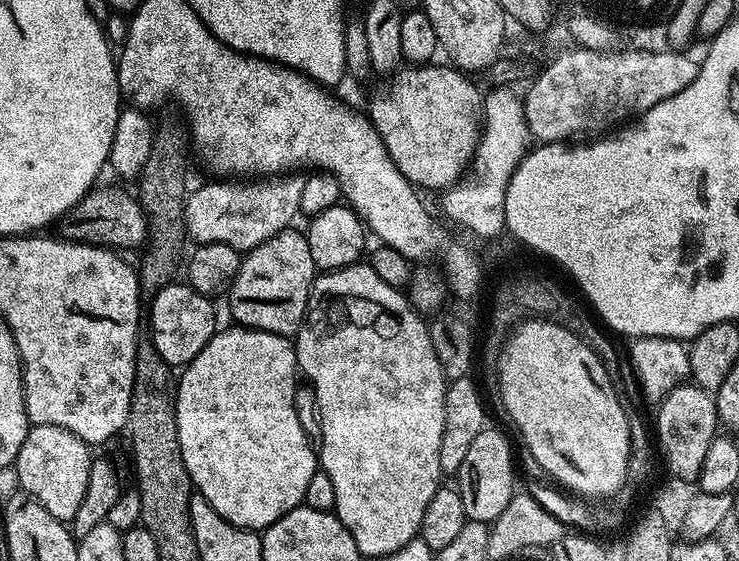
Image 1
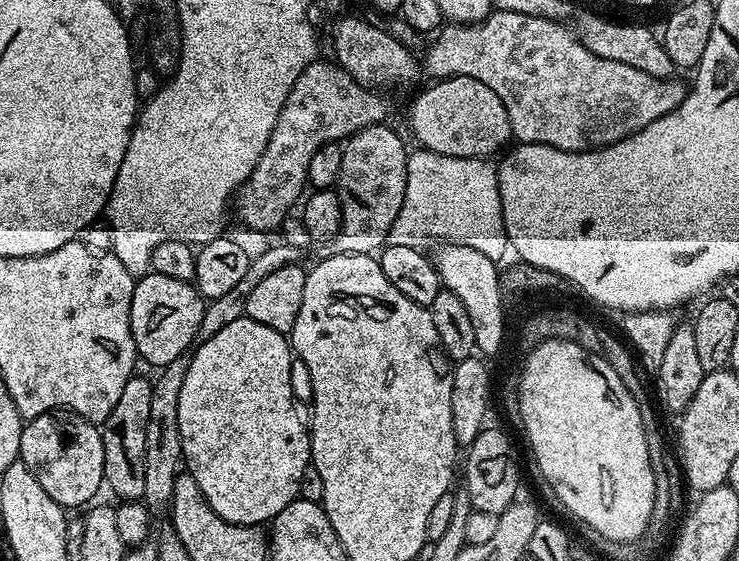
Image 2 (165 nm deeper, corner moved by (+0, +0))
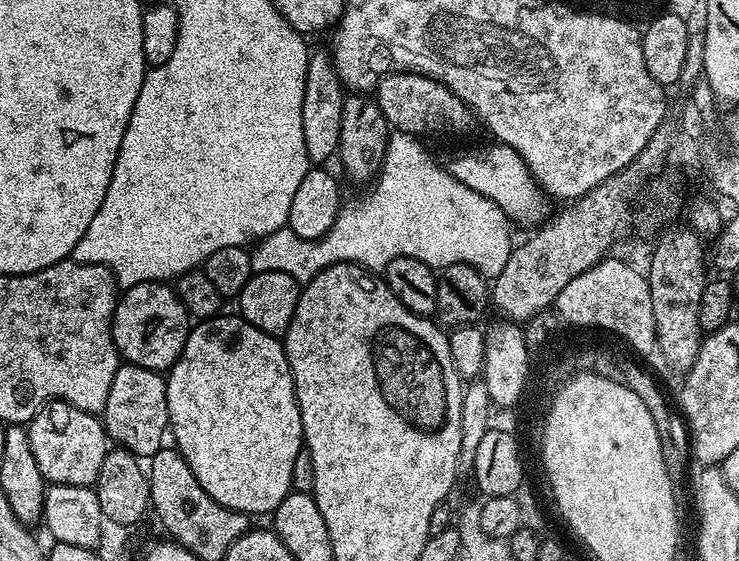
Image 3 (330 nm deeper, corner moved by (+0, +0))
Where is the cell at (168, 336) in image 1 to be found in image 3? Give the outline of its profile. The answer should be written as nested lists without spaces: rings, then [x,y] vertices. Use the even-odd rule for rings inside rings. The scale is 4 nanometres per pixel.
[[[151,280],[123,289],[112,315],[112,337],[116,349],[127,363],[137,364],[161,374],[176,365],[186,346],[190,317],[171,283]]]

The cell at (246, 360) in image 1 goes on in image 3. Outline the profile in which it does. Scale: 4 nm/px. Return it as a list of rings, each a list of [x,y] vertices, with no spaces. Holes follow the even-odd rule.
[[[239,314],[213,316],[189,331],[186,346],[166,379],[170,436],[176,439],[174,446],[184,455],[190,470],[194,470],[194,478],[202,482],[202,490],[230,510],[275,512],[282,498],[292,491],[294,458],[304,448],[302,414],[283,343],[258,330],[258,326],[250,326]]]

